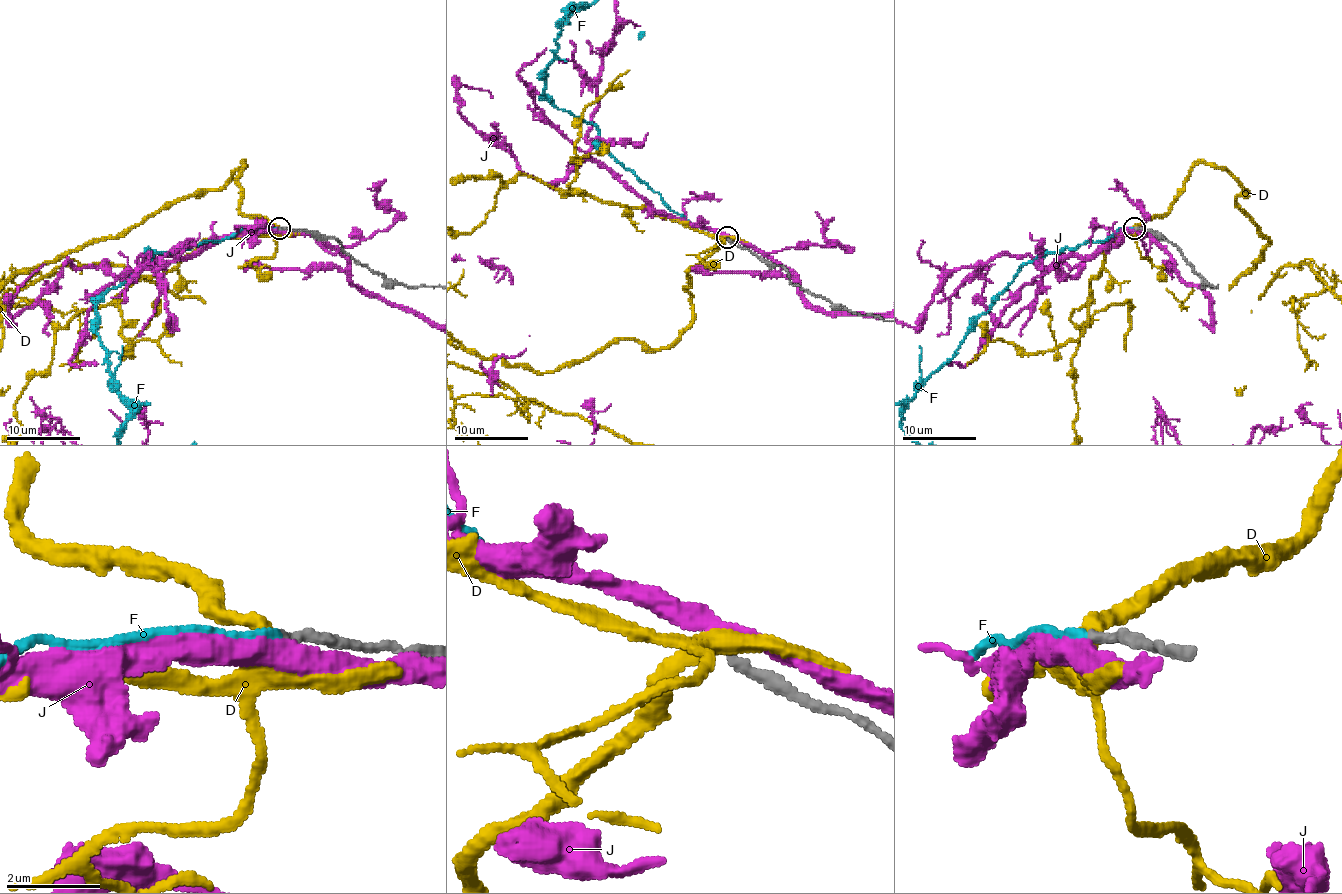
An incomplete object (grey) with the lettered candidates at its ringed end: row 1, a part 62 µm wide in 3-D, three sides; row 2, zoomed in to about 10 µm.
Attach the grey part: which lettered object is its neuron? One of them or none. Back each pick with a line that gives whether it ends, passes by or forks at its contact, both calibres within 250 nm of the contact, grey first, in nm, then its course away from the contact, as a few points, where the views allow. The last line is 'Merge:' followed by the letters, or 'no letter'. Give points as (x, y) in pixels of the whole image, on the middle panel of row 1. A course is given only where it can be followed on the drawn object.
F: It ends there. Thickness 220 nm (grey) against 180 nm
Merge: F

